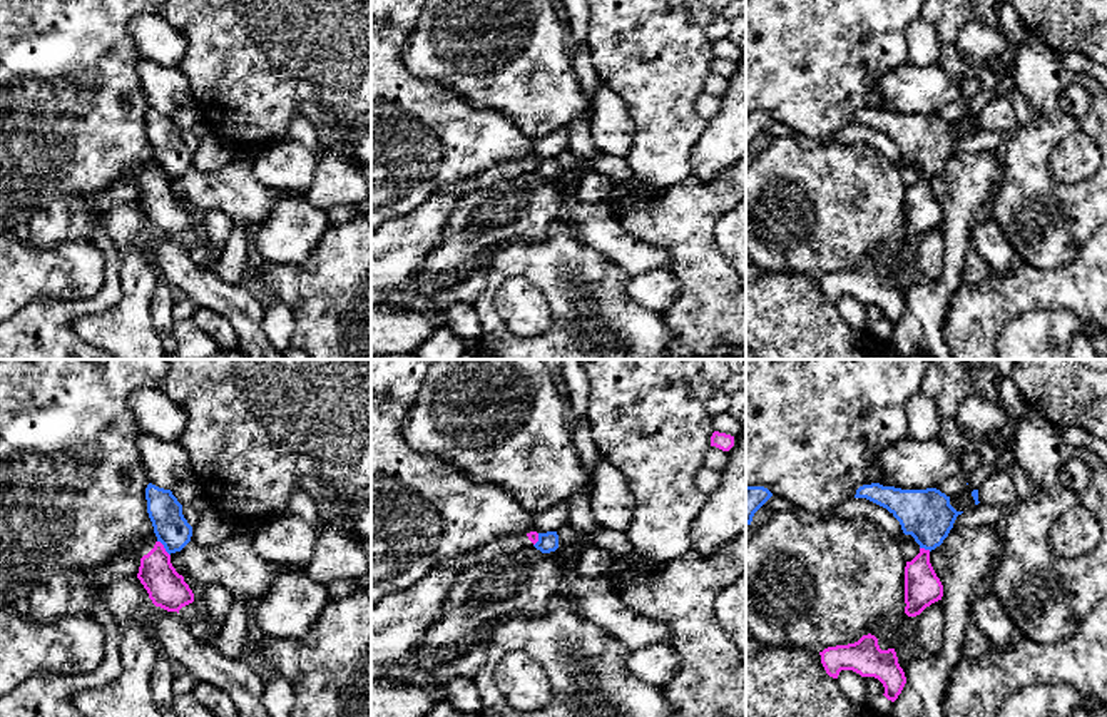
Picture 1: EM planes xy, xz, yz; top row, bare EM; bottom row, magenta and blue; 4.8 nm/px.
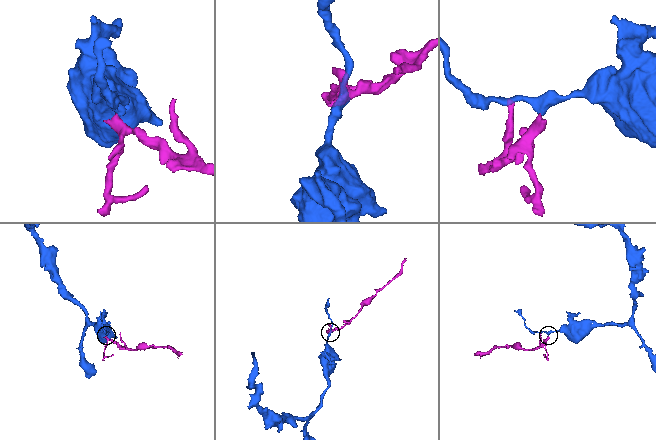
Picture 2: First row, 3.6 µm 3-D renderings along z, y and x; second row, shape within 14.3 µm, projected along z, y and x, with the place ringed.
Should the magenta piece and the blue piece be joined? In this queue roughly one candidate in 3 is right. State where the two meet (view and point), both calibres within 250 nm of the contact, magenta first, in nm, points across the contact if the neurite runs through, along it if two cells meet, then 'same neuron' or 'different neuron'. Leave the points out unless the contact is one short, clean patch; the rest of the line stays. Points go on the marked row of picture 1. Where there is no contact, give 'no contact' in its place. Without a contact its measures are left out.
xy (164, 549) | 180/160 nm | along xy (158, 540), (169, 555) | different neuron

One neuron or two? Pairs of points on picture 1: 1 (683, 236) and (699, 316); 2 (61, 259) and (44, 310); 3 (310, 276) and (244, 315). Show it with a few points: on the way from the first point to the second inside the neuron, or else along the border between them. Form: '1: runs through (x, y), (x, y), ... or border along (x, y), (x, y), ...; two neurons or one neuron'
1: runs through (694, 256), (699, 264), (699, 296); one neuron
2: border along (89, 296), (76, 300), (34, 298), (17, 313); two neurons
3: border along (251, 288), (261, 296); two neurons

